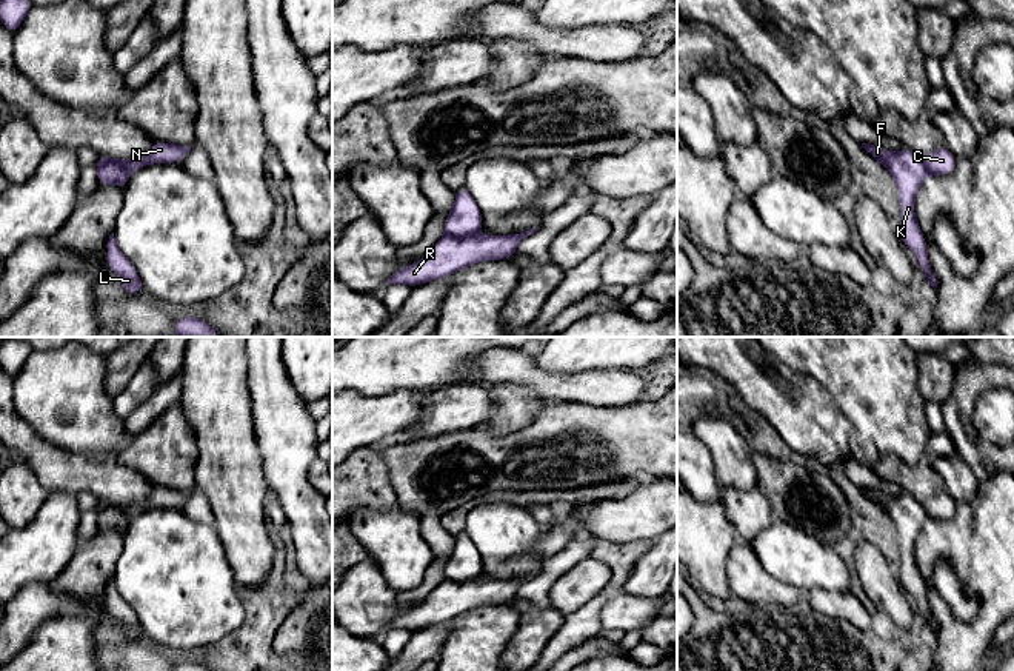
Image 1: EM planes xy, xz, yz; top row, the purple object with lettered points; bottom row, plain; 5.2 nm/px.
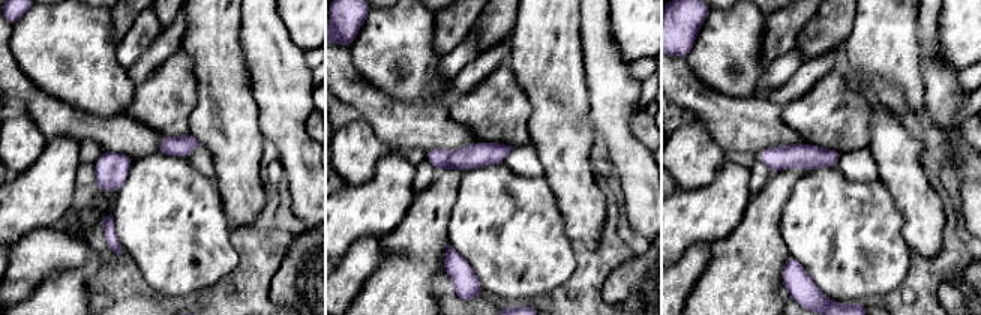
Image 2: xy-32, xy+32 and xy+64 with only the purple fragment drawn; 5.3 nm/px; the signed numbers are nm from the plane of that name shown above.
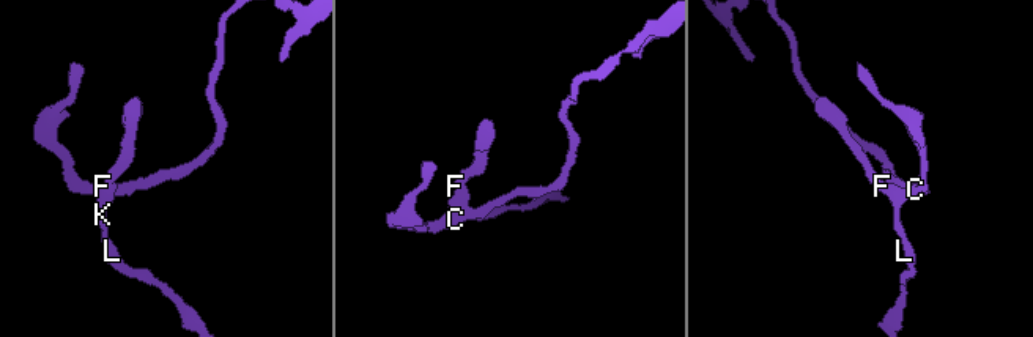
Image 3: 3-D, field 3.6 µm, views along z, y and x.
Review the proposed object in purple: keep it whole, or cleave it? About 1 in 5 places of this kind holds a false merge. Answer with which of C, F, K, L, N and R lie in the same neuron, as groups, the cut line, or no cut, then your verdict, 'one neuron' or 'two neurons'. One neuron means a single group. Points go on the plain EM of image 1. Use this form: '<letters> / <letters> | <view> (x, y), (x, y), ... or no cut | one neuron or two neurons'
C N R / F K L | xz (445, 579), (456, 582), (471, 580) | two neurons

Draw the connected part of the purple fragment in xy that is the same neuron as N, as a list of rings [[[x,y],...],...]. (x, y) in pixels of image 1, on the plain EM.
[[[155,486],[143,503],[122,503],[120,506],[134,517],[152,508],[178,508],[191,492],[192,491]]]

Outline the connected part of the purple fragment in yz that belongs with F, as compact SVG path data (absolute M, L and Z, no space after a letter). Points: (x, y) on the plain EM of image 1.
M862 488L862 491L894 522L899 532L900 546L899 580L902 586L916 599L926 625L936 634L937 625L929 609L926 586L914 559L916 540L929 519L923 505L908 492L897 497L889 497L882 491L874 491L869 488Z

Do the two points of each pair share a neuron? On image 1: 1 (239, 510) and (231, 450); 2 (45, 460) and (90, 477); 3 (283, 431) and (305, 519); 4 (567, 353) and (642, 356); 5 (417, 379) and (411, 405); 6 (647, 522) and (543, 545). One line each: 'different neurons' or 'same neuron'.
1: same neuron
2: same neuron
3: same neuron
4: same neuron
5: different neurons
6: same neuron

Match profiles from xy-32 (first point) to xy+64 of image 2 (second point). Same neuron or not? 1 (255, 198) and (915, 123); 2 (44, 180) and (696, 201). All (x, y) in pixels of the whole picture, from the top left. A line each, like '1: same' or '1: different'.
1: different
2: same

